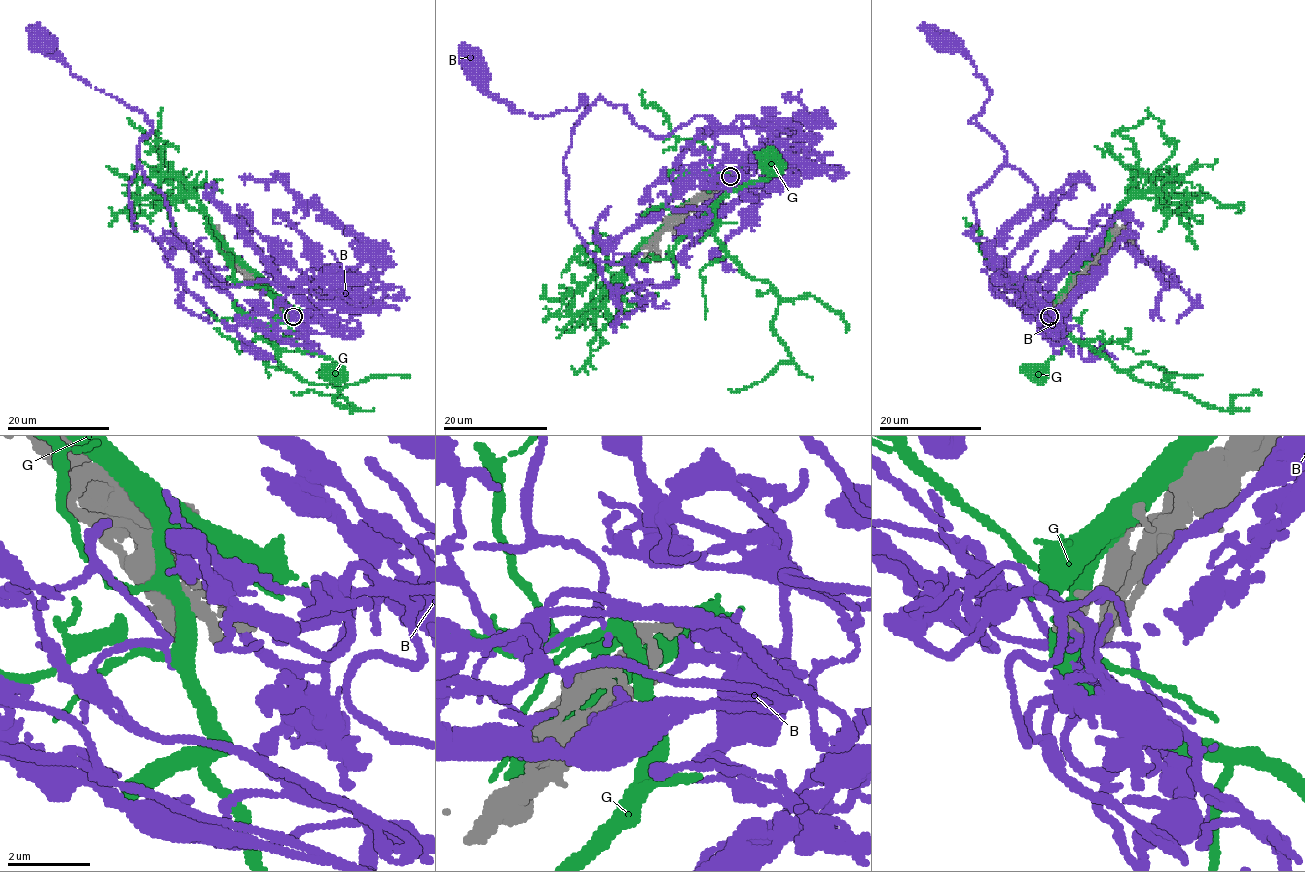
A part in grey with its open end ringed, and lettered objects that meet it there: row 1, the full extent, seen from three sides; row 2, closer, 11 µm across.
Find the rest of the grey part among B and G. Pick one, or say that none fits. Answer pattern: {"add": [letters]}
{"add": ["B"]}

